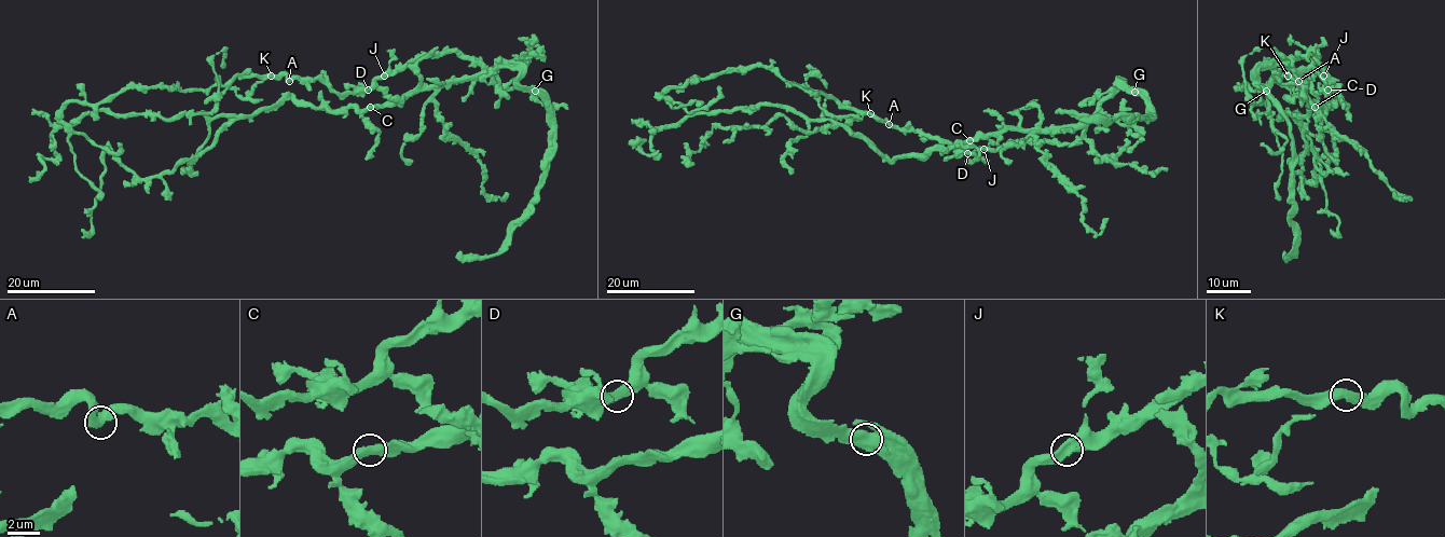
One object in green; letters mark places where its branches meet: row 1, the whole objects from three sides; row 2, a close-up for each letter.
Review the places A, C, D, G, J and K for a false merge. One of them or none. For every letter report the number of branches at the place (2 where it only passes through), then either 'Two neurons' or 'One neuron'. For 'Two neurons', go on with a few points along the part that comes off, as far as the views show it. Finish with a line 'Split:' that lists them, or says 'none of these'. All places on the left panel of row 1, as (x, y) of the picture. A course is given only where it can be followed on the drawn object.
A: Branches: 2. One neuron
C: Branches: 2. One neuron
D: Branches: 2. One neuron
G: Branches: 2. One neuron
J: Branches: 2. One neuron
K: Branches: 2. One neuron
Split: none of these

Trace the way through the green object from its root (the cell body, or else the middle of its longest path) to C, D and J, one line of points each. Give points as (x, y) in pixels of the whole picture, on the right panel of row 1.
C: (1312, 64), (1302, 72), (1302, 81), (1303, 96), (1315, 107)
D: (1312, 64), (1317, 59), (1316, 52), (1327, 91)
J: (1312, 64), (1317, 59), (1316, 52), (1324, 74)

